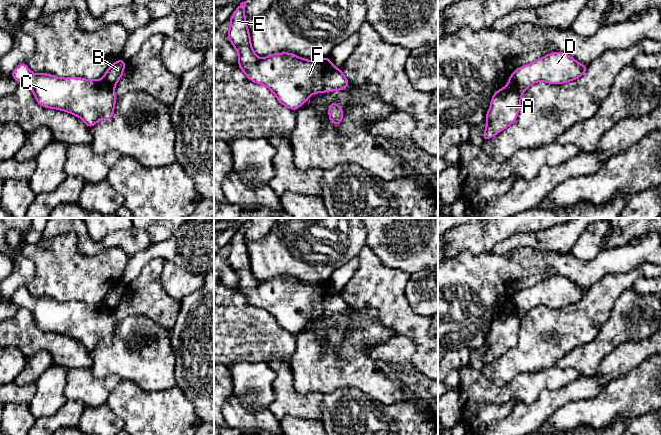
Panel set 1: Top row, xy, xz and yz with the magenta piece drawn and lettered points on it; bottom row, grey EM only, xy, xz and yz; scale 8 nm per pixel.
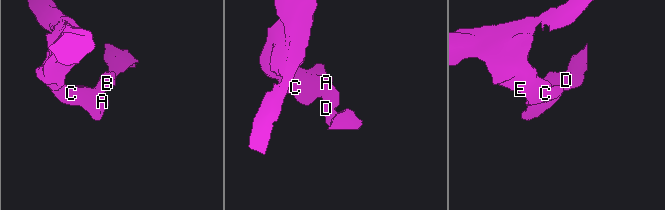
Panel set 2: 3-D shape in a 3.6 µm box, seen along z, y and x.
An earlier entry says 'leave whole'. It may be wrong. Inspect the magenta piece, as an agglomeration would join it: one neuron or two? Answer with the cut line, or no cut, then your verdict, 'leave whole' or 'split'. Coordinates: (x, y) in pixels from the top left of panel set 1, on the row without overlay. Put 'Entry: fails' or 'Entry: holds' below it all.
cut xz (335, 291), (326, 300), (322, 315); split
Entry: fails

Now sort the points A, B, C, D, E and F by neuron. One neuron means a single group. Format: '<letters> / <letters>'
A C E F / B D

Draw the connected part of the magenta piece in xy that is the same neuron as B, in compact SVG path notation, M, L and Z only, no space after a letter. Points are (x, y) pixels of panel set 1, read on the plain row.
M120 282L119 284L111 288L102 303L114 311L122 301L125 289L126 286L124 285L124 283Z

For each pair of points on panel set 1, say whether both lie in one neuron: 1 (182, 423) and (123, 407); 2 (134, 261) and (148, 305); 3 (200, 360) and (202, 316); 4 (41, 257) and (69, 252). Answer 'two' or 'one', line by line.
1: one
2: two
3: one
4: one

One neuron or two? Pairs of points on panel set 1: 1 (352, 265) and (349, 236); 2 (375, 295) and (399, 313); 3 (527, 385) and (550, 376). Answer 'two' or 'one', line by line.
1: two
2: one
3: one

